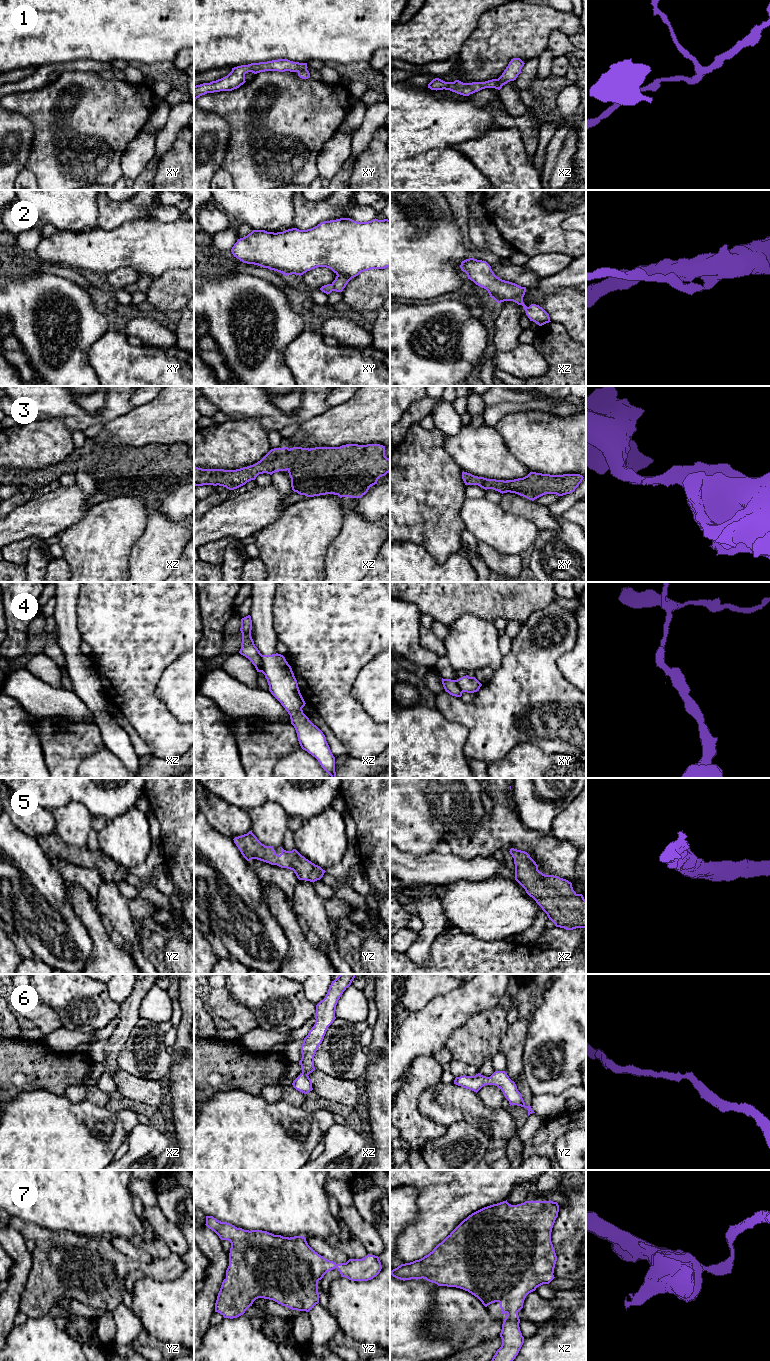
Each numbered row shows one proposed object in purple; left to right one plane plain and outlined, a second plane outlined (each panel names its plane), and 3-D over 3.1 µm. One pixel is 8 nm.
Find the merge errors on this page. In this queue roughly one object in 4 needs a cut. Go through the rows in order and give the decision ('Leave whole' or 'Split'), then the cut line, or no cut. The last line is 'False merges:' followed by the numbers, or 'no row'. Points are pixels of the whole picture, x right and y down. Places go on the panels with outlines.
1: Split. Split along xy (306, 68), (298, 72)
2: Leave whole. No split
3: Leave whole. No split
4: Split. Split along xz (261, 655), (262, 671)
5: Leave whole. No split
6: Leave whole. No split
7: Leave whole. No split
False merges: 1, 4

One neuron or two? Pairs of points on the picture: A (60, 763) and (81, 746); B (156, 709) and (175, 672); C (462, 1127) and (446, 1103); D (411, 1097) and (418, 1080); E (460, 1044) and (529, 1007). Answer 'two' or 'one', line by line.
A: one
B: two
C: two
D: one
E: two

